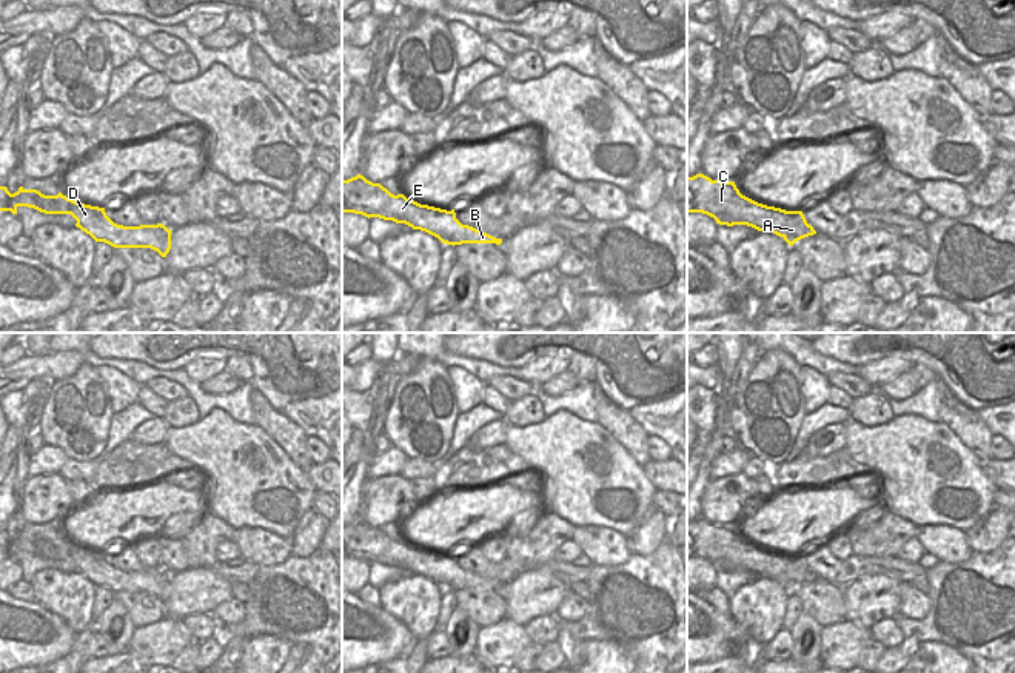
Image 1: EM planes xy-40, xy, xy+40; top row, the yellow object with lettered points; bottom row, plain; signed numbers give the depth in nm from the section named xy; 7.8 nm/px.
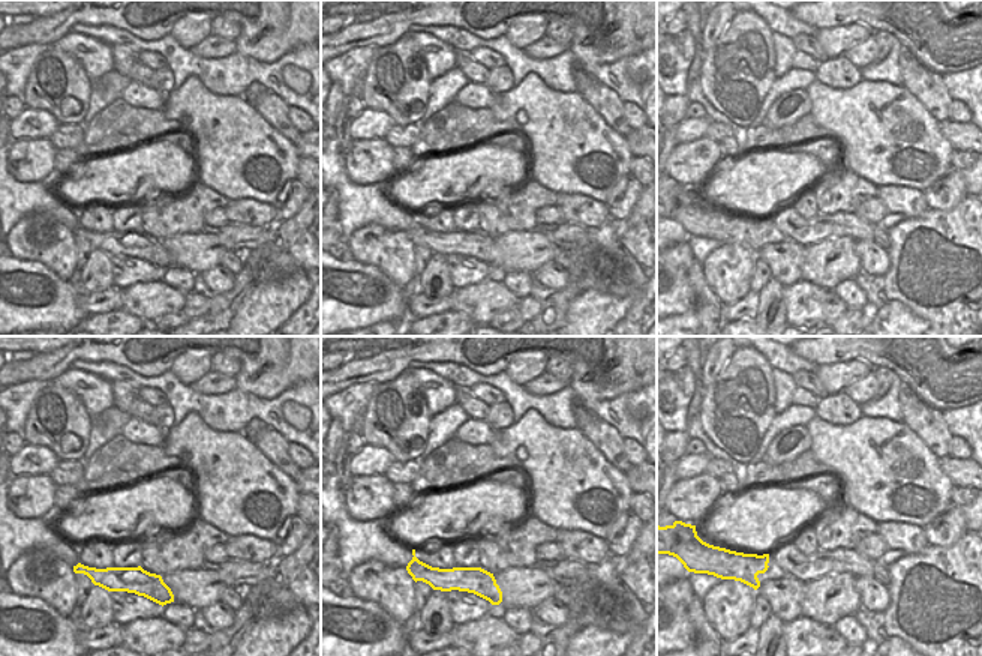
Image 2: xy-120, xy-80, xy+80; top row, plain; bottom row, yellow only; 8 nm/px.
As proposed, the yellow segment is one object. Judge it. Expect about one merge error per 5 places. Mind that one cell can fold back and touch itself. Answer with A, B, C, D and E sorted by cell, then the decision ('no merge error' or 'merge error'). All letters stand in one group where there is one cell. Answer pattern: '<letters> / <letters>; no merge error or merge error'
A B C D E; no merge error

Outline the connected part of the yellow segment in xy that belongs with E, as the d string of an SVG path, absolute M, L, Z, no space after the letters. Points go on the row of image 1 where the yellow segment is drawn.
M360 174L342 180L342 213L405 223L413 229L425 231L437 237L442 243L453 246L462 243L502 243L502 239L462 225L456 219L454 209L447 211L420 205L407 199L404 194L394 196L380 183L373 183Z

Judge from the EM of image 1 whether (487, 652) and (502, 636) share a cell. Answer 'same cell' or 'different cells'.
same cell

